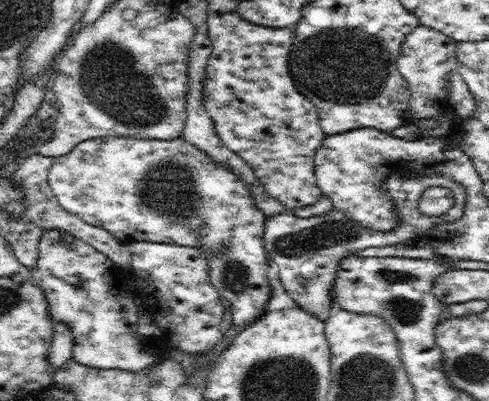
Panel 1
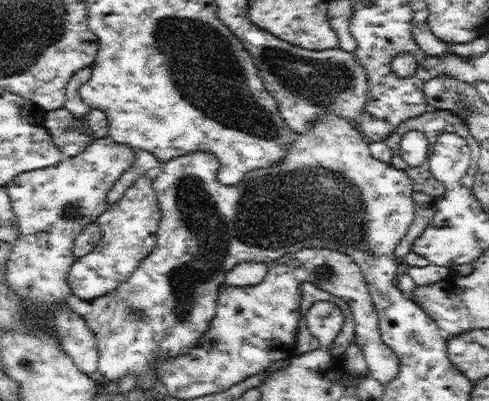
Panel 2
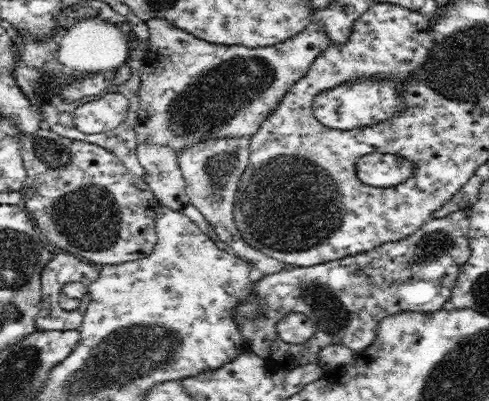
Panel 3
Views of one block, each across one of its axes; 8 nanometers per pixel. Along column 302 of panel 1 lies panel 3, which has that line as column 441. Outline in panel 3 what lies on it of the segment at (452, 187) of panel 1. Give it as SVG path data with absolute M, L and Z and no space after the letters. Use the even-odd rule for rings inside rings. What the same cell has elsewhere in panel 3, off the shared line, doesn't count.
M458 210L454 214L448 214L446 218L428 220L416 234L400 242L386 242L374 250L340 258L336 262L324 262L320 266L310 266L310 268L290 268L290 270L266 276L256 282L254 298L234 308L234 316L244 336L244 342L254 354L258 354L264 360L272 360L272 364L278 364L278 368L294 370L296 366L302 366L302 368L322 366L328 372L330 366L318 360L318 354L324 348L324 344L344 346L360 354L362 350L368 350L368 346L372 346L372 342L376 340L376 330L384 318L398 312L408 312L408 310L414 310L414 312L442 310L452 296L452 288L456 286L460 268L472 256L468 234L470 234L470 216L468 212ZM292 312L300 312L314 322L316 332L308 344L286 344L280 340L278 322Z

